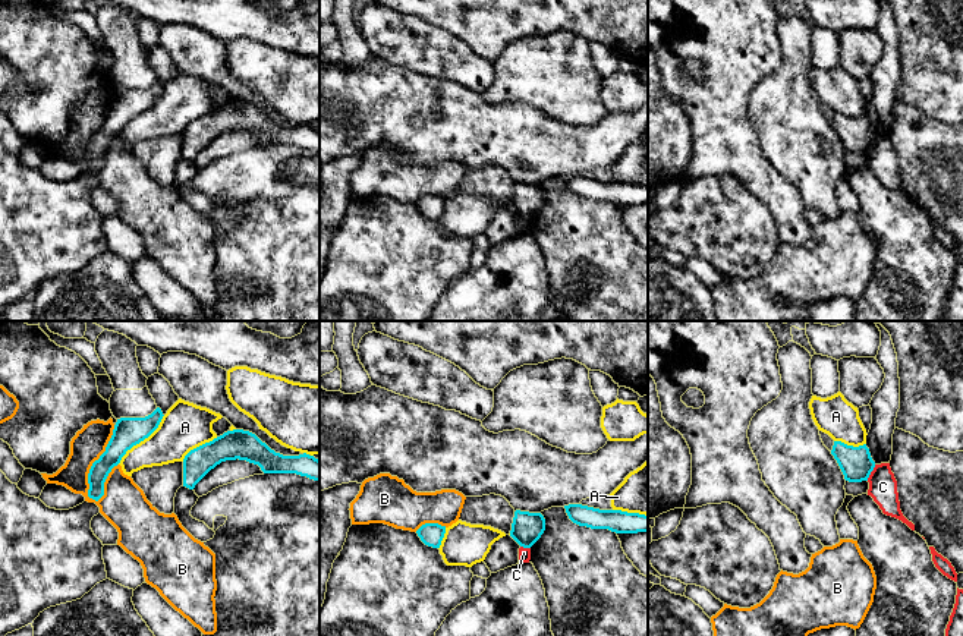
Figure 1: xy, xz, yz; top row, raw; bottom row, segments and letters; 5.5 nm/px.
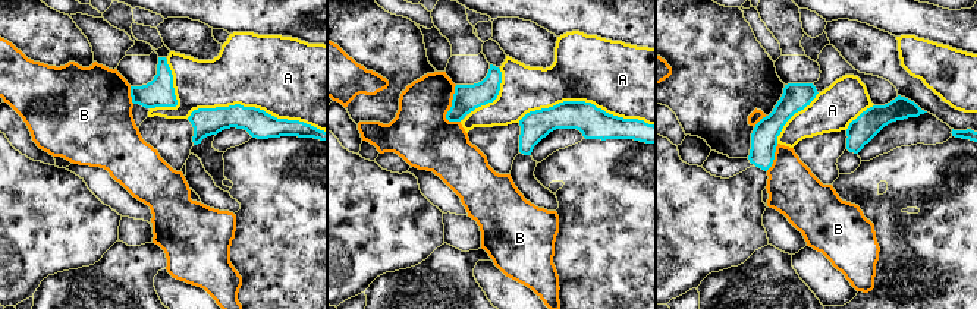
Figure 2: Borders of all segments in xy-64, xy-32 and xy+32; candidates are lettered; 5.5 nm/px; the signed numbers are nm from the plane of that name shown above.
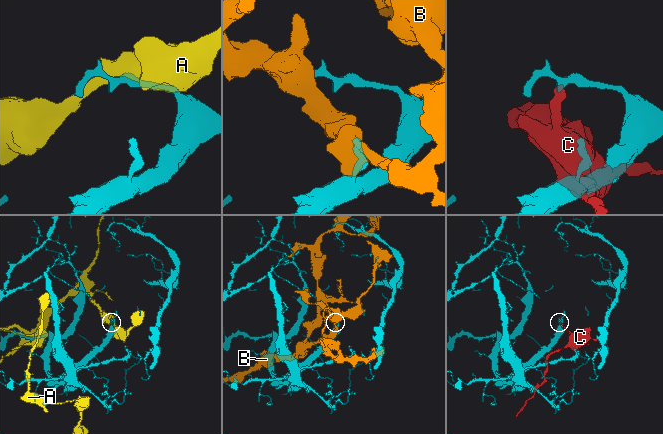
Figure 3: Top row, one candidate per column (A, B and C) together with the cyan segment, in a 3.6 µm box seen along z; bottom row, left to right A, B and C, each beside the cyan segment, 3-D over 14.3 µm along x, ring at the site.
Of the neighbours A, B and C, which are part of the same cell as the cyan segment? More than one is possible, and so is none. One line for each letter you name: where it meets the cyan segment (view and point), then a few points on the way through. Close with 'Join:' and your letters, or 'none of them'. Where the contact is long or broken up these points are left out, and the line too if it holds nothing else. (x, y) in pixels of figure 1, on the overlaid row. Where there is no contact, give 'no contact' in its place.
Join: none of them

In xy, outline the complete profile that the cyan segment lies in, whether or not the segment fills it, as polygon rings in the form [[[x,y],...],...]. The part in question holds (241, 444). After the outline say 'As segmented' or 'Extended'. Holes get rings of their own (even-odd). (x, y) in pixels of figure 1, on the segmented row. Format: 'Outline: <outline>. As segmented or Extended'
Outline: [[[233,429],[191,450],[185,456],[183,487],[193,489],[217,465],[236,459],[258,465],[264,473],[296,473],[320,481],[320,460],[314,456],[306,453],[283,456],[271,450],[255,434]]]. As segmented

